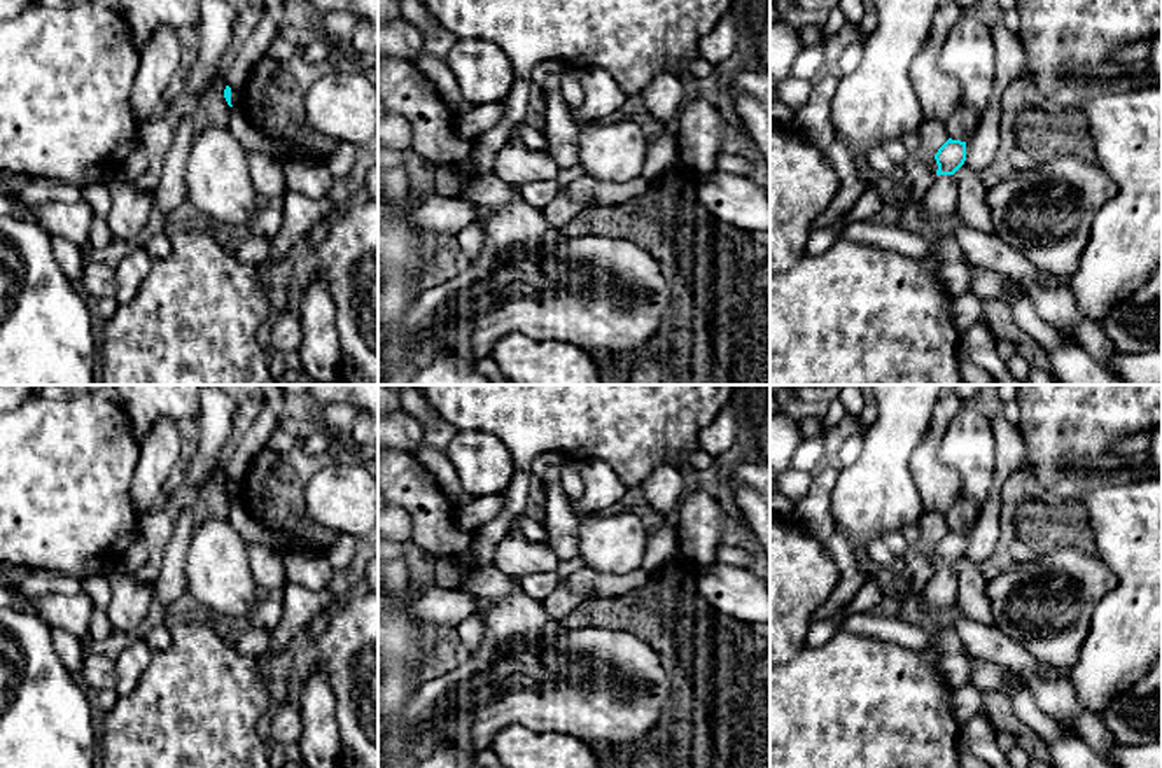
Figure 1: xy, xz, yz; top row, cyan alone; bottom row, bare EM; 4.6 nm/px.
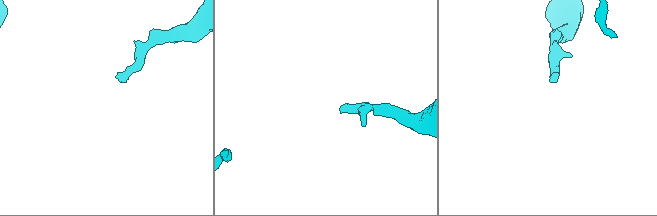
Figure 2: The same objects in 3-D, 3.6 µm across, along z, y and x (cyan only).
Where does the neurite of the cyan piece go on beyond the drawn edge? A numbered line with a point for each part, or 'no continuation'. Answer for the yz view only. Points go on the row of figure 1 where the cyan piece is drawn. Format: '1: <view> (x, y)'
1: yz (940, 202)

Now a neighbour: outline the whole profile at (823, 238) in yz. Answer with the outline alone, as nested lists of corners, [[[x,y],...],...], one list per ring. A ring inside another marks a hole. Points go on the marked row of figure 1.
[[[850,205],[830,226],[814,229],[810,233],[810,238],[808,238],[808,243],[807,243],[807,248],[805,248],[805,257],[814,257],[814,255],[824,254],[844,236],[844,229],[847,226],[849,212],[850,212]]]

